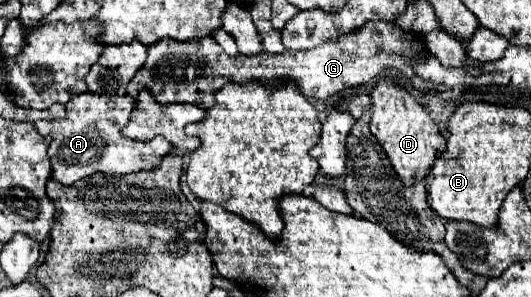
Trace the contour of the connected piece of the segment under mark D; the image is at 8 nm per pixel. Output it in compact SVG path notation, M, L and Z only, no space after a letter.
M381 80L371 92L371 122L369 128L373 136L383 146L387 158L391 160L393 170L405 186L413 186L425 180L445 148L445 138L439 132L437 124L431 120L429 112L415 102L415 98L393 80Z

